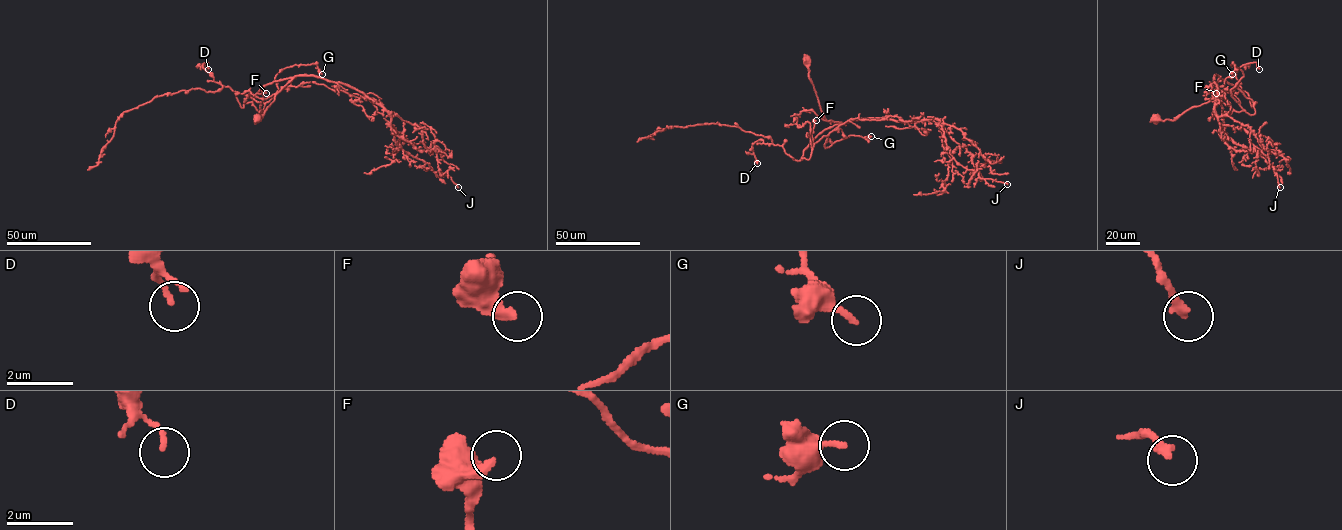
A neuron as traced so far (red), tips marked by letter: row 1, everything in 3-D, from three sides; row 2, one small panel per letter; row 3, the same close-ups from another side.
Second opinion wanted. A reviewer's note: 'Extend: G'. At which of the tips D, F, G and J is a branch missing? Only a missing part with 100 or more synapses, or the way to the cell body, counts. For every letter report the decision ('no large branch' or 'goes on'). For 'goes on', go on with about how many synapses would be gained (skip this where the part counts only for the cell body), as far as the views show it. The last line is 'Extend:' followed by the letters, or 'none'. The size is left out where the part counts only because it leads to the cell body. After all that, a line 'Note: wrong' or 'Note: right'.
D: no large branch
F: no large branch
G: no large branch
J: no large branch
Extend: none
Note: wrong

